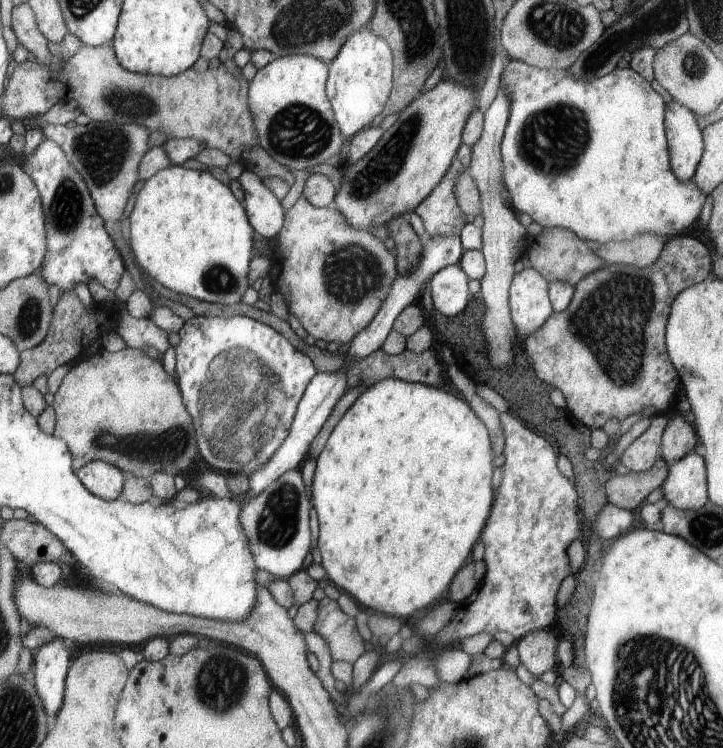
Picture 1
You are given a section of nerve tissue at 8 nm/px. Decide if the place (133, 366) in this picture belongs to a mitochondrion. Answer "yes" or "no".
no

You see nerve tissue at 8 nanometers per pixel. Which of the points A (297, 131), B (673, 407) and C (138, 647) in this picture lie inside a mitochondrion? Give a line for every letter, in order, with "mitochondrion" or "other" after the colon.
A: mitochondrion
B: other
C: other

